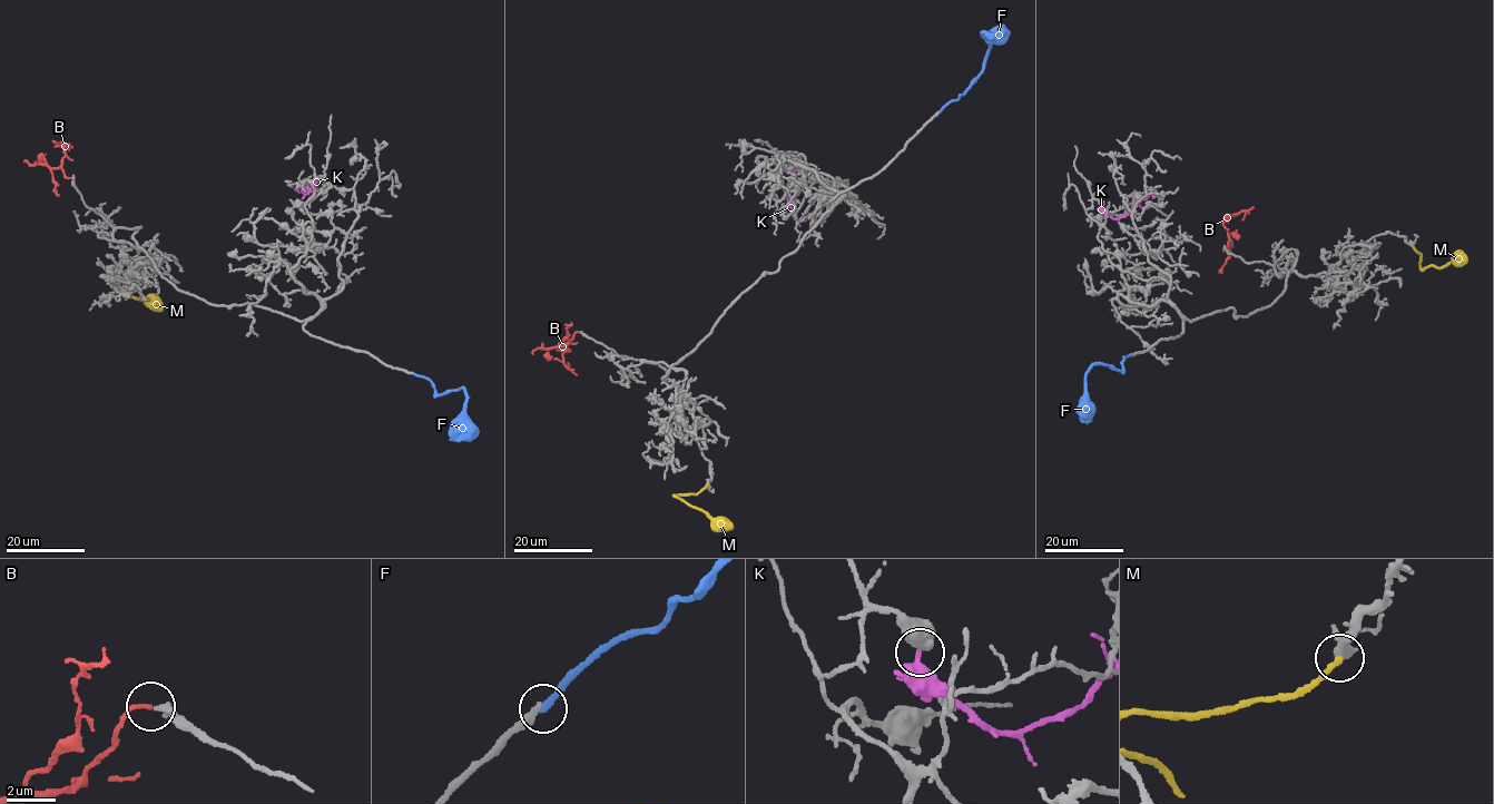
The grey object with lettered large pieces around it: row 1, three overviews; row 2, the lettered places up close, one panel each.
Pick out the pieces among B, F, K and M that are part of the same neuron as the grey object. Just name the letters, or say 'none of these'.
B, F

